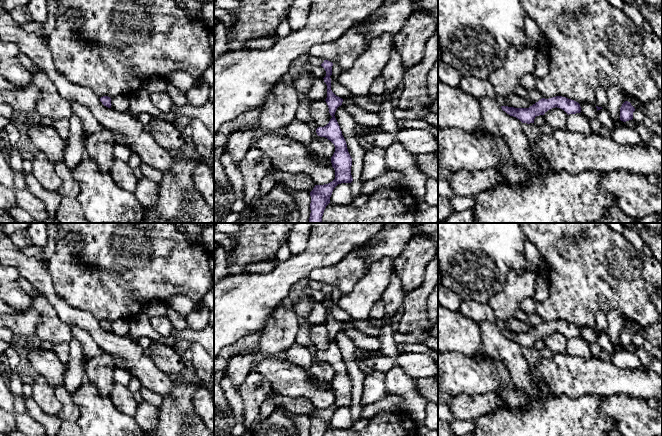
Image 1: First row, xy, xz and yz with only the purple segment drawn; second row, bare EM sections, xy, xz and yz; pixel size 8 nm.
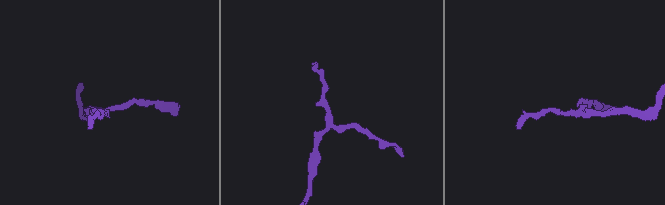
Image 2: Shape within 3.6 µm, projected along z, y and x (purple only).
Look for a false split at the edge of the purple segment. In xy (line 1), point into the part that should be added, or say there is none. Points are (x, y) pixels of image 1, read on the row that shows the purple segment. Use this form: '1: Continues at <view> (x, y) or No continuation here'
1: No continuation here

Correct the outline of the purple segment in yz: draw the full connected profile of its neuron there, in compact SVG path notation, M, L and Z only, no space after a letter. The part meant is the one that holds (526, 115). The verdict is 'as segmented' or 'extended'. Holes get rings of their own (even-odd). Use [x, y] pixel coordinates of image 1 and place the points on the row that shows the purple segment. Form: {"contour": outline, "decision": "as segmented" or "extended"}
{"contour": "M556 96L549 99L542 98L529 108L514 108L508 106L501 106L502 110L510 116L516 117L522 123L534 123L536 116L544 115L552 108L560 108L568 115L581 112L580 104L574 100L562 96Z", "decision": "as segmented"}

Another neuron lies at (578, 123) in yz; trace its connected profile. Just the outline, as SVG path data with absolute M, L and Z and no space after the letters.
M580 113L569 114L567 117L567 130L588 135L591 133L590 121Z

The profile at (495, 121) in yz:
M483 97L479 101L482 122L474 132L503 139L514 159L513 163L500 163L494 167L503 176L500 185L525 185L533 177L552 173L542 156L533 158L529 139L523 132L523 123L519 119L503 111L496 99Z

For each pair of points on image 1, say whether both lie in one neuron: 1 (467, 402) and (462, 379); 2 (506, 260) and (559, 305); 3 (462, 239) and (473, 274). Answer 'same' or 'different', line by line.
1: different
2: different
3: same

